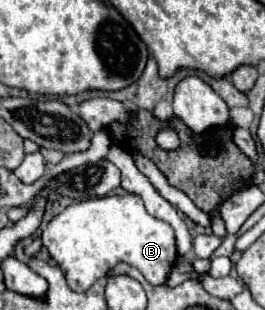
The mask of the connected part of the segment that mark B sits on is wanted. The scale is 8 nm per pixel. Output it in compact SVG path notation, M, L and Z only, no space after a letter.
M136 194L102 196L76 202L54 216L42 232L42 244L62 268L74 292L86 292L120 262L136 266L150 284L164 284L176 264L176 238L170 224L150 216Z

